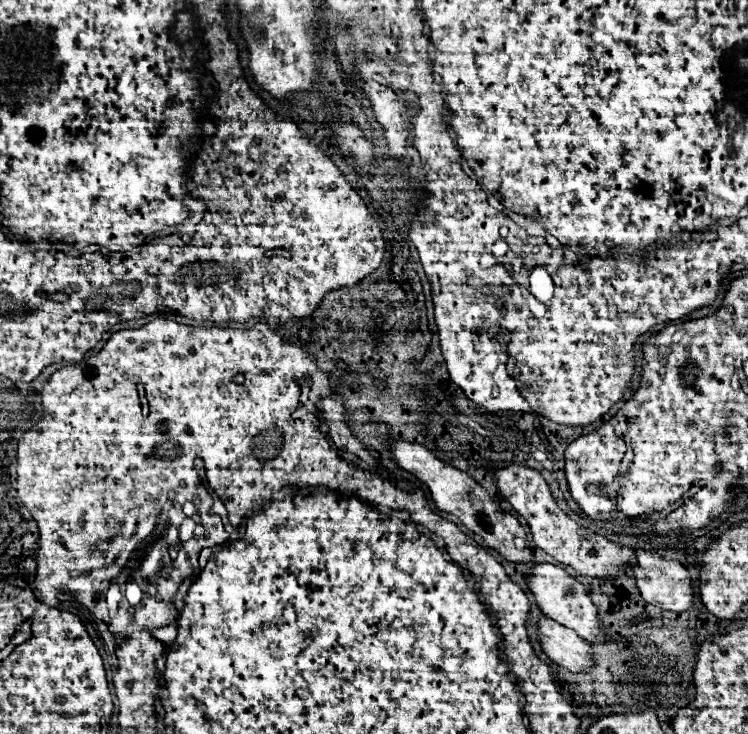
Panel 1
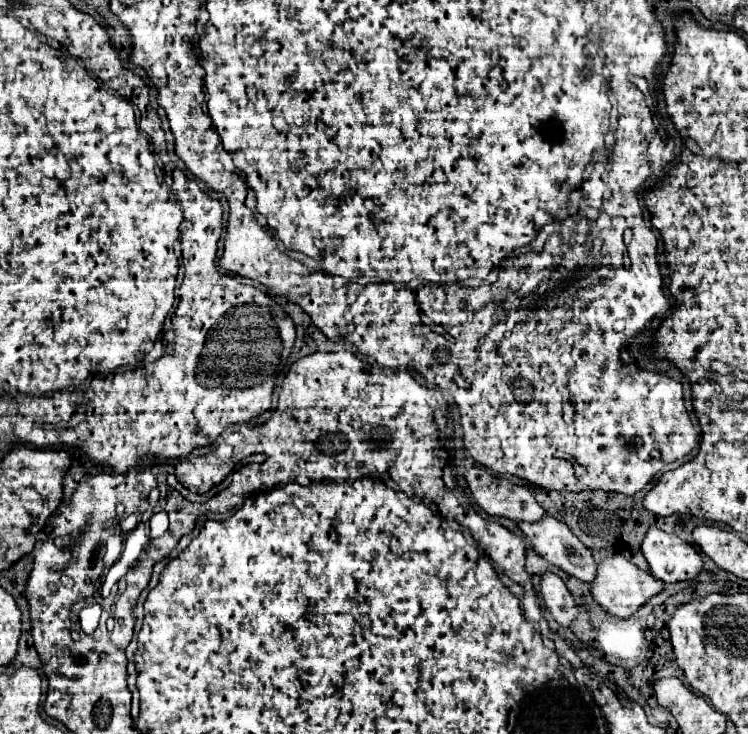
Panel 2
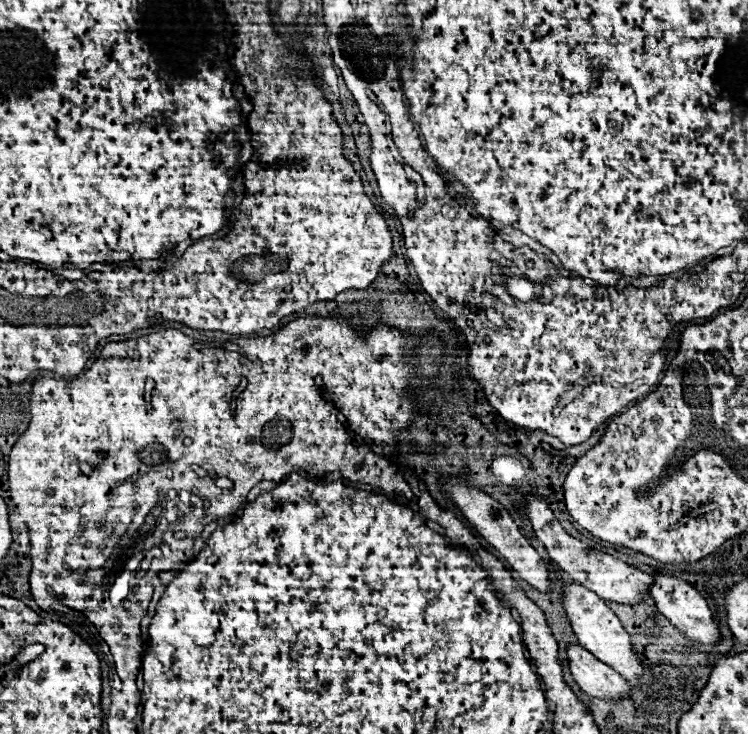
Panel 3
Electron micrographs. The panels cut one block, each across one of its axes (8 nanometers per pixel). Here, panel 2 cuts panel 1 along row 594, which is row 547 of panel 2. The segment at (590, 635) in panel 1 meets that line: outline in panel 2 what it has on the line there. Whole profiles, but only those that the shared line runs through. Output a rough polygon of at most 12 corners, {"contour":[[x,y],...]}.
{"contour":[[552,518],[520,524],[536,554],[592,582],[596,562],[570,528]]}

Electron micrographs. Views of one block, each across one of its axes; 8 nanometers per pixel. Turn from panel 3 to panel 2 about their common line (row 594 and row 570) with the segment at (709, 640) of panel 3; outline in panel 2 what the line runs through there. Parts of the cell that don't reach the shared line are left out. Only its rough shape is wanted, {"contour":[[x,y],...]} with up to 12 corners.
{"contour":[[652,526],[642,542],[652,576],[694,580],[702,556]]}

